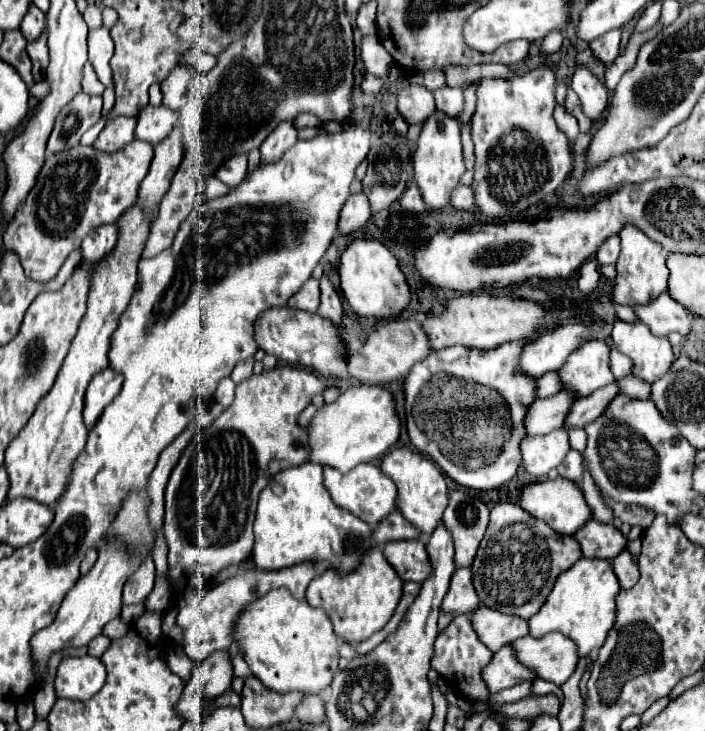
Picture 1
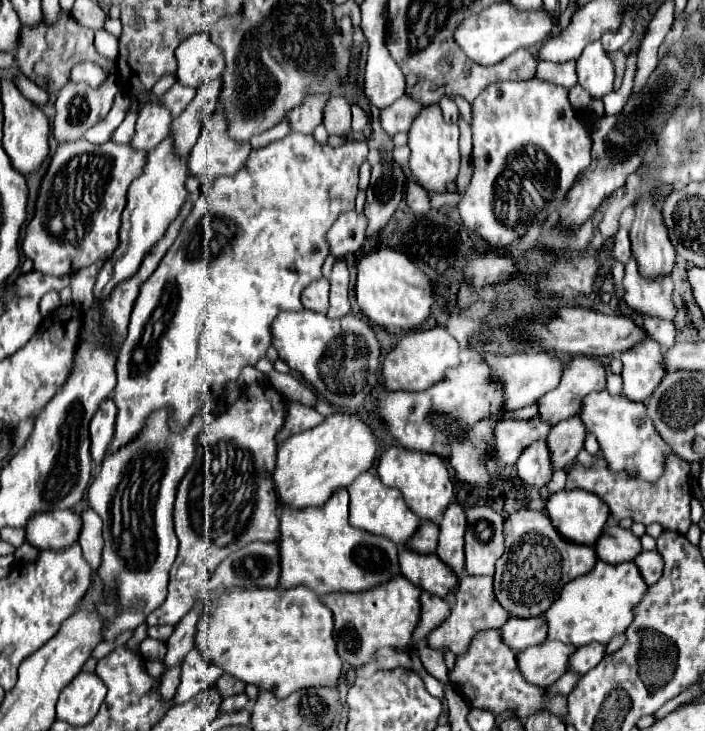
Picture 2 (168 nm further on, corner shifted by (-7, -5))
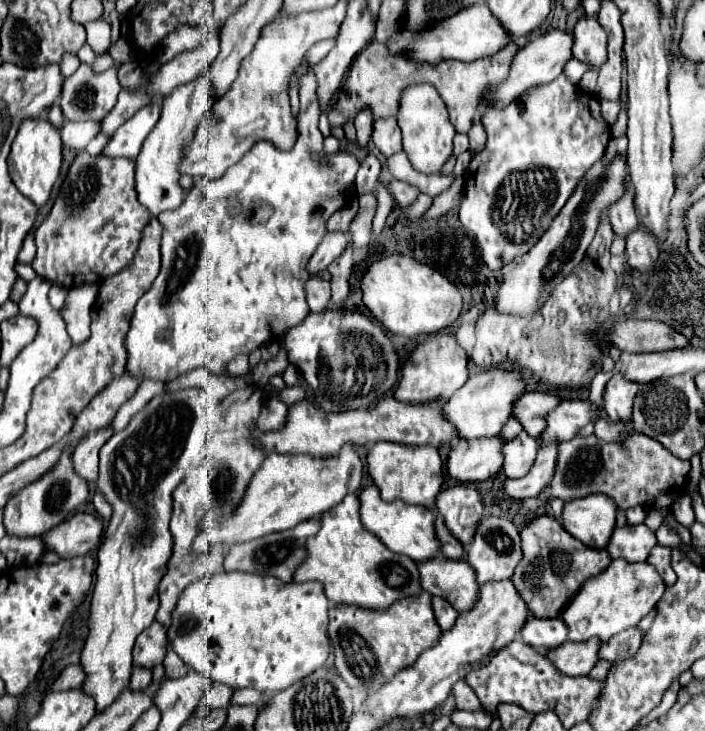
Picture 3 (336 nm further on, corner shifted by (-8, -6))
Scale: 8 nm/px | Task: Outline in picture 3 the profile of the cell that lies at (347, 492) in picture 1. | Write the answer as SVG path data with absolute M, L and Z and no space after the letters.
M368 485L360 491L360 519L362 525L374 533L390 551L402 553L416 563L438 557L440 539L434 531L434 513L422 505L406 505L404 501L386 503L380 497L380 489L376 485Z

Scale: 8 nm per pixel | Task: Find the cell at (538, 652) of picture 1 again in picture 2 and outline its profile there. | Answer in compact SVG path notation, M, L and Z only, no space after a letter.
M597 642L579 646L577 652L573 652L573 656L569 656L567 672L575 672L575 674L583 676L585 672L589 672L591 668L595 668L601 662L603 652L605 652L605 646L601 646Z

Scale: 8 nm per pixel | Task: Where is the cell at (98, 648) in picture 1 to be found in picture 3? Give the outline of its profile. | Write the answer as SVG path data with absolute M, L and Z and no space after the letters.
M70 665L66 667L60 677L54 681L54 685L48 689L48 693L52 691L68 691L68 689L78 689L80 683L84 681L84 671L80 665Z

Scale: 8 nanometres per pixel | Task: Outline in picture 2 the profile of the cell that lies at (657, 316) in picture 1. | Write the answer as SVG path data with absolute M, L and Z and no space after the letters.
M631 258L629 264L625 264L623 288L625 288L625 302L631 310L673 322L673 316L677 314L677 308L673 304L673 282L669 276L647 280L641 278L637 272L637 264Z

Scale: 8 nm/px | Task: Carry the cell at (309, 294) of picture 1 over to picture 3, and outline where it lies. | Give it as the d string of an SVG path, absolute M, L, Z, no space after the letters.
M310 277L304 285L306 291L306 303L312 313L324 311L328 301L330 301L330 283L320 279L320 277Z

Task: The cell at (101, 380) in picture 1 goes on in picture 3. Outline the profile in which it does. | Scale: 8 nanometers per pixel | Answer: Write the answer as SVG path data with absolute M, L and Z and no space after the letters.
M112 427L102 429L98 433L90 433L74 451L74 471L88 483L96 483L98 479L98 451L112 437Z

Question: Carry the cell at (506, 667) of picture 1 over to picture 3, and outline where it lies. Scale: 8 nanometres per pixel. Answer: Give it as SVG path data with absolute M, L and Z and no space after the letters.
M592 639L584 643L576 641L566 641L558 649L552 649L546 653L546 657L558 667L562 675L576 677L576 675L588 675L592 667L598 663L598 649L602 641Z

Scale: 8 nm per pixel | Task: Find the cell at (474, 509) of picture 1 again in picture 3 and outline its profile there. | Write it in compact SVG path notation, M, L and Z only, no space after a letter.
M486 517L486 519L482 519L478 529L476 529L474 543L470 545L470 551L468 551L468 563L476 569L478 583L484 585L488 581L510 579L514 575L518 559L522 559L518 527L512 521L500 519L500 517Z

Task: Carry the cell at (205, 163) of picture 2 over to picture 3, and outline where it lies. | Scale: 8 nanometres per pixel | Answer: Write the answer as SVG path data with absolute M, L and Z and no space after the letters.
M338 1L334 7L324 11L302 13L298 17L278 15L262 29L254 51L242 61L234 85L230 85L230 89L216 101L214 109L200 121L194 139L186 145L180 161L180 173L190 177L218 179L258 141L270 141L282 151L290 151L294 147L298 131L288 101L290 77L300 65L304 53L316 41L338 35L338 29L346 17L346 5L346 1Z

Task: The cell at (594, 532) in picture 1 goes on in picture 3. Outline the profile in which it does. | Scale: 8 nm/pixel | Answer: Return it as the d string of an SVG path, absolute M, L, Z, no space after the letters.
M644 523L624 525L614 531L606 551L612 559L626 559L630 563L646 561L650 549L656 545L656 535Z

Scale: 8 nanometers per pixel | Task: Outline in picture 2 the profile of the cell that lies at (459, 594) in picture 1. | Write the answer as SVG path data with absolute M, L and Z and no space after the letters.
M463 576L459 582L459 588L455 590L451 614L445 620L445 624L439 624L431 634L429 634L429 646L443 650L443 646L451 648L455 654L461 654L467 650L469 640L475 632L485 630L485 628L501 628L509 614L497 604L493 596L493 578L491 576Z

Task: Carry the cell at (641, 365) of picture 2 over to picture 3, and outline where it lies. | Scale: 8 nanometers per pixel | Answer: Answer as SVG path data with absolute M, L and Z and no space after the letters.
M616 373L604 387L602 407L610 421L628 421L632 417L632 401L638 393L638 385L626 381L620 373Z

